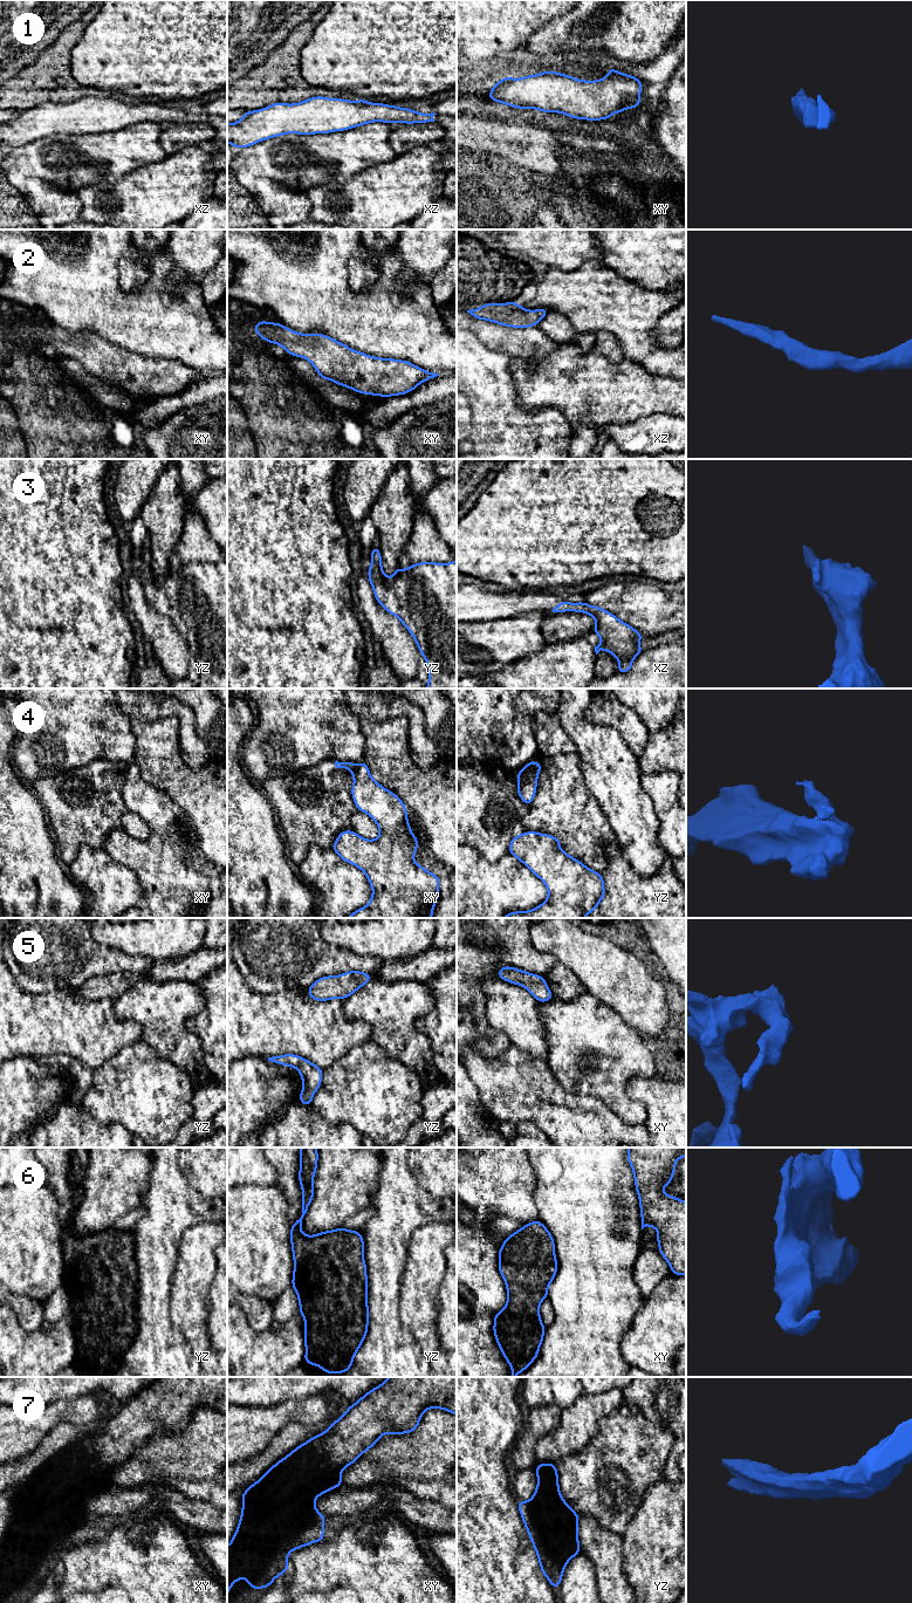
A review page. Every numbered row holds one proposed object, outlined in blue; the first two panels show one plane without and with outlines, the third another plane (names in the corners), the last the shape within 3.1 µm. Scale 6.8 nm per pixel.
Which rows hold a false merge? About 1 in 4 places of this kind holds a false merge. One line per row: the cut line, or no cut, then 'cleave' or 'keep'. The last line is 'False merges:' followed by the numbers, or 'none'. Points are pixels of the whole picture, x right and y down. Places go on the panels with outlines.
1: no cut | keep
2: no cut | keep
3: no cut | keep
4: yz (521, 769), (532, 772), (536, 781) | cleave
5: no cut | keep
6: no cut | keep
7: no cut | keep
False merges: 4

